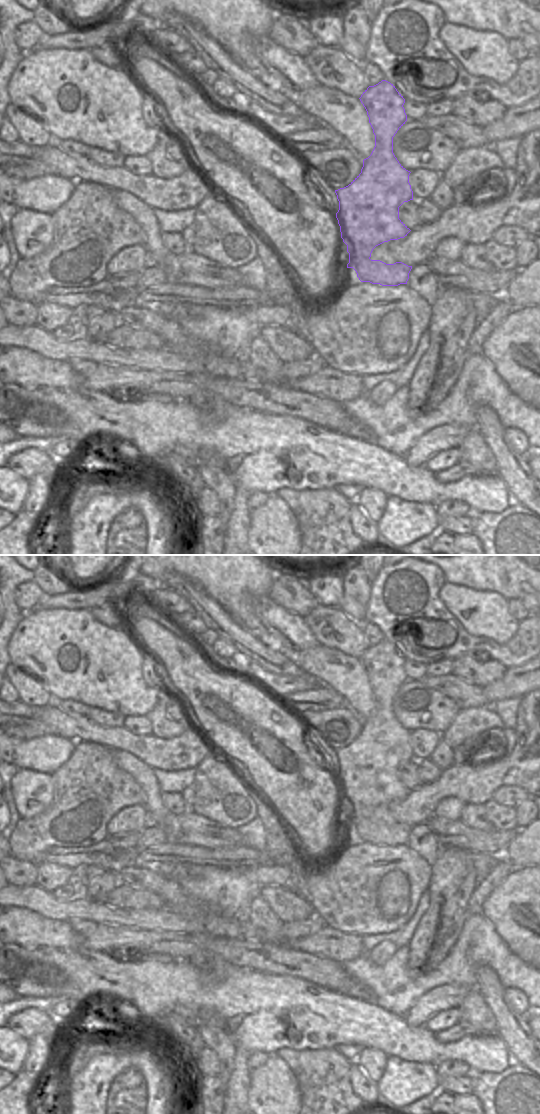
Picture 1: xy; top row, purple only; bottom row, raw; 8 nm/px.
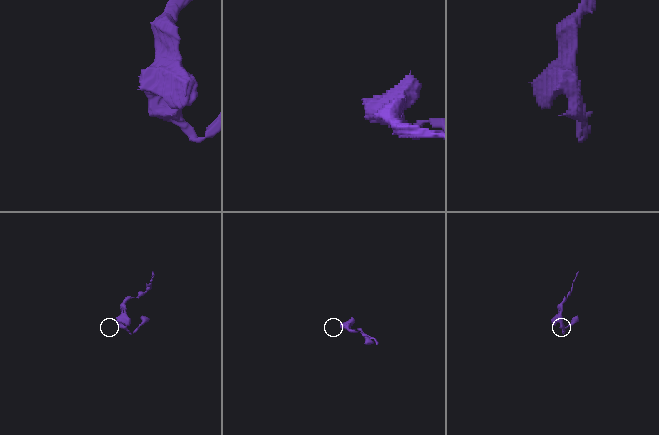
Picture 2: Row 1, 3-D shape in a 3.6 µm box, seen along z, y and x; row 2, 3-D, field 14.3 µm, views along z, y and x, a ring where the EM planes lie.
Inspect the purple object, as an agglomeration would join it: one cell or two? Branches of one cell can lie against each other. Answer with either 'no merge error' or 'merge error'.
no merge error

